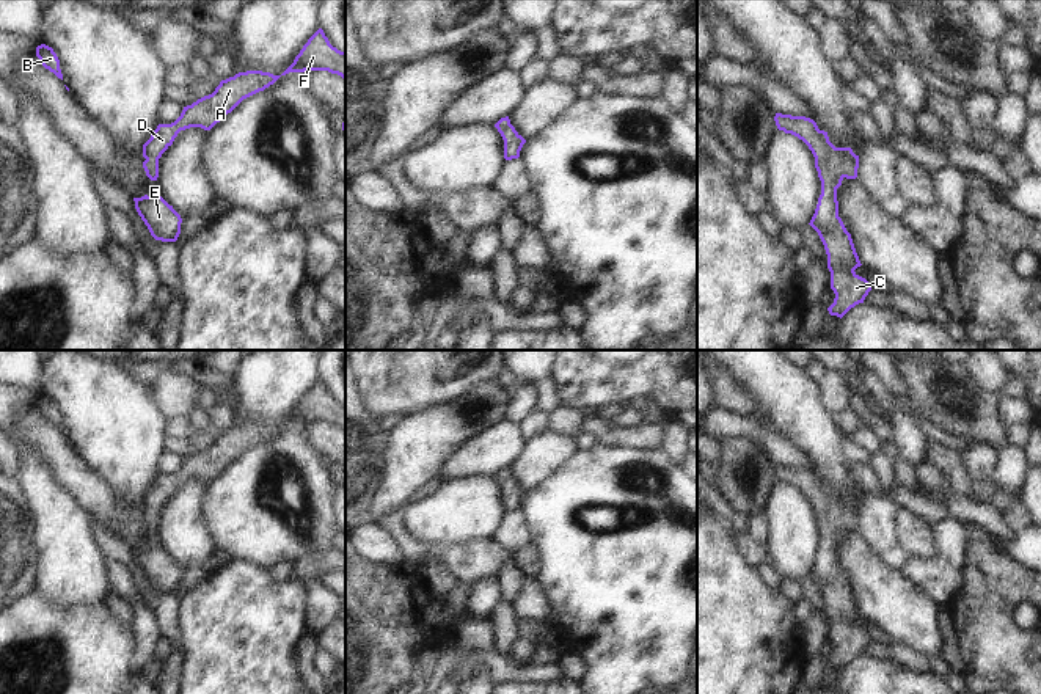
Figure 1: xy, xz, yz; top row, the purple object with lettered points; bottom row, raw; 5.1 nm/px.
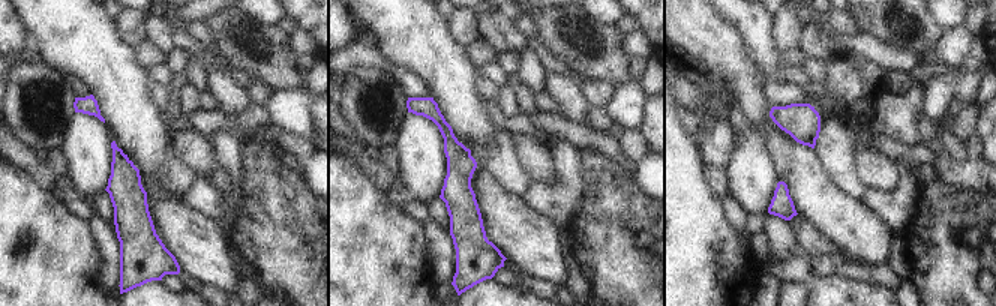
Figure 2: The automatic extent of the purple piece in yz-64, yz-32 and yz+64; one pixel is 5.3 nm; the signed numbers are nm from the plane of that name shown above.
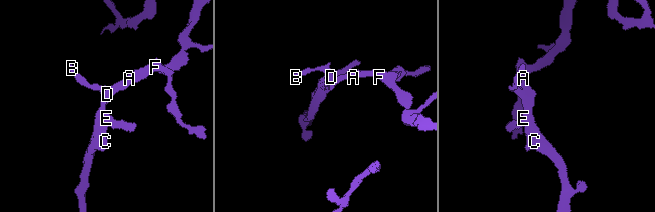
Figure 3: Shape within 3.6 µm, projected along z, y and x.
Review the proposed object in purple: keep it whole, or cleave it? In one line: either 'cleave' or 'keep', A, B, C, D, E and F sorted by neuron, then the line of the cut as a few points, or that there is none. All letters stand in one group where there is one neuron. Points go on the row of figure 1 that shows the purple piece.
keep; A B C D E F; no cut

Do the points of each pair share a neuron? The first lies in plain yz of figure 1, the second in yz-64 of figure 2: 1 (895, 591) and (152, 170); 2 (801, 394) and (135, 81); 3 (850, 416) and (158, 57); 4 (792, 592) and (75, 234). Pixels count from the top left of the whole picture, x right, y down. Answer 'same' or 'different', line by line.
1: different
2: same
3: same
4: different

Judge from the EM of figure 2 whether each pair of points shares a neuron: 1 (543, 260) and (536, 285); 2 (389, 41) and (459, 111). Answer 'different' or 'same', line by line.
1: different
2: same

